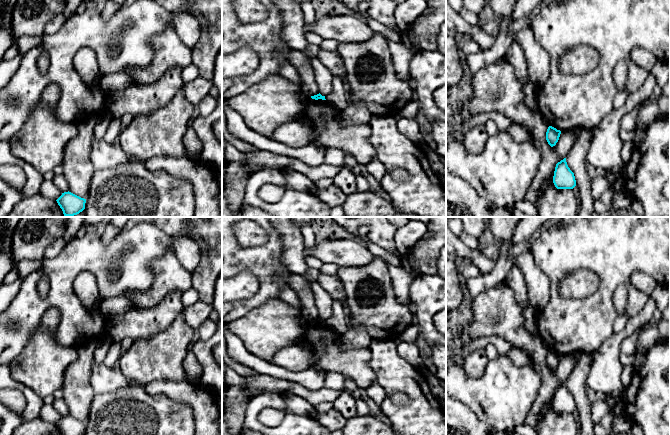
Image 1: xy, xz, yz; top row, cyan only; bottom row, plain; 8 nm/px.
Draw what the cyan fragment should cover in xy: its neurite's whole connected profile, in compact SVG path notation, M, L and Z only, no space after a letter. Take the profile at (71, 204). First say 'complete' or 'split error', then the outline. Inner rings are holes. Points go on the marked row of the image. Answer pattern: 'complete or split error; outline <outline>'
complete; outline M69 191L62 193L56 201L66 217L77 215L85 209L86 199Z

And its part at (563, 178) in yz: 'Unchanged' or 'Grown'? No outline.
Unchanged

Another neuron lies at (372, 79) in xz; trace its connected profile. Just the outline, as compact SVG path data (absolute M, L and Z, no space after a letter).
M381 34L361 43L339 43L336 52L344 61L349 98L364 103L372 115L394 116L412 100L413 89L397 77L388 40Z

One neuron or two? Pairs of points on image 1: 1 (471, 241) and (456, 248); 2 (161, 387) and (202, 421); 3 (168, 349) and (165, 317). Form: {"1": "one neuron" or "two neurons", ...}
{"1": "two neurons", "2": "one neuron", "3": "two neurons"}

